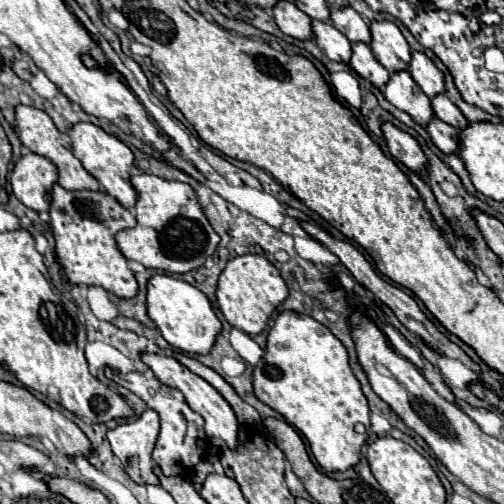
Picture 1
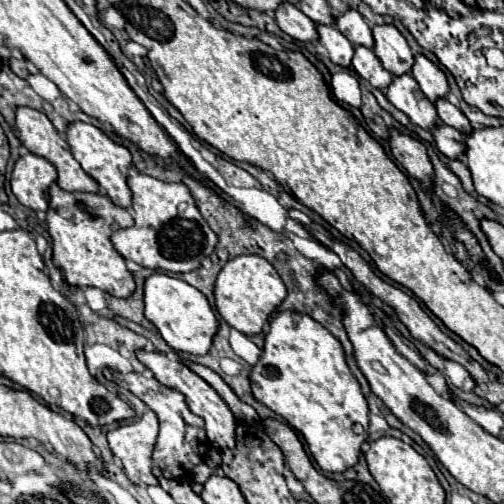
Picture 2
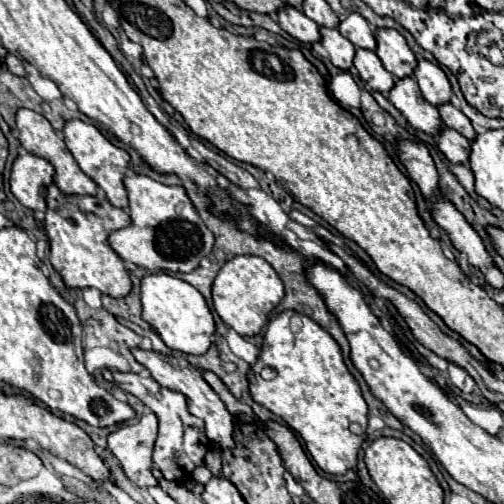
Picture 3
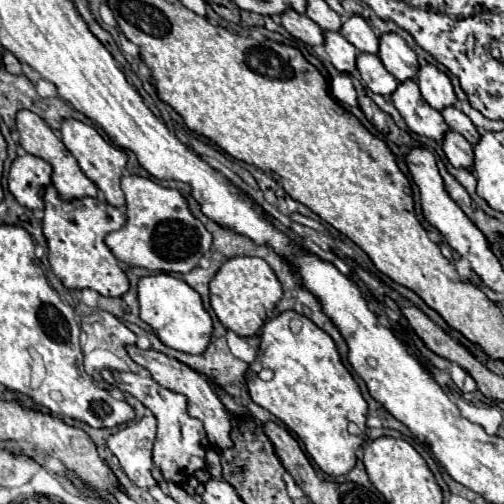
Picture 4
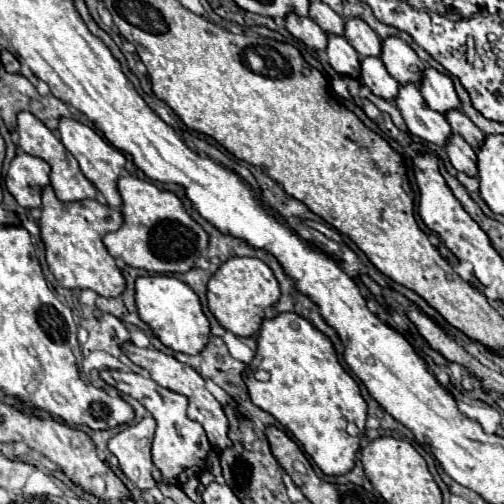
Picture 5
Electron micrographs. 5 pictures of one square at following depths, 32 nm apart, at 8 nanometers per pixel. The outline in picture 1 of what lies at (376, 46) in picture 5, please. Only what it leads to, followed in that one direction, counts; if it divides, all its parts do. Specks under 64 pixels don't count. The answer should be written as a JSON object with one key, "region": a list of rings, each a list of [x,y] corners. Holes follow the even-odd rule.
{"region":[[[330,6],[330,22],[350,40],[350,42],[366,42],[370,44],[370,32],[364,18],[350,6],[334,8]]]}

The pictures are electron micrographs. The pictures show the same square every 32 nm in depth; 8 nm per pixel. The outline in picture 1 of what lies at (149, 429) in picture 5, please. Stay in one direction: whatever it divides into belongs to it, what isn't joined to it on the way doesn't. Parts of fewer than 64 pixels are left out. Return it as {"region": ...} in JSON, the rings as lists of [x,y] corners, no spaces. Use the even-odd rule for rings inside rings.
{"region":[[[146,408],[134,422],[118,424],[108,430],[108,442],[112,452],[124,464],[124,470],[138,484],[160,484],[152,472],[152,450],[158,438],[160,418],[154,410]]]}

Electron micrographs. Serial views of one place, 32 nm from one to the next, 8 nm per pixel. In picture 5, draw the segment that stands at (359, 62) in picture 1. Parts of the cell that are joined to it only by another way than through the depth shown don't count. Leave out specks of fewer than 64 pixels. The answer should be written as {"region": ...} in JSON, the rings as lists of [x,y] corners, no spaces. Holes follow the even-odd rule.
{"region":[[[364,56],[360,58],[360,78],[364,86],[368,86],[376,96],[382,96],[384,100],[392,102],[400,84],[388,74],[382,60],[376,56]]]}

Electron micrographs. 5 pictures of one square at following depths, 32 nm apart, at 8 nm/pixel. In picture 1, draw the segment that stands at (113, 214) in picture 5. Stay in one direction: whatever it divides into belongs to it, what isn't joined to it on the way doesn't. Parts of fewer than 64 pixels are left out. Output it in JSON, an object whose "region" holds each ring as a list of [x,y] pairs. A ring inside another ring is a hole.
{"region":[[[56,184],[52,188],[50,226],[56,238],[56,258],[60,260],[70,284],[100,286],[120,298],[134,298],[138,294],[136,276],[128,268],[128,260],[116,242],[120,230],[136,226],[136,216],[114,196],[100,190],[72,192]]]}

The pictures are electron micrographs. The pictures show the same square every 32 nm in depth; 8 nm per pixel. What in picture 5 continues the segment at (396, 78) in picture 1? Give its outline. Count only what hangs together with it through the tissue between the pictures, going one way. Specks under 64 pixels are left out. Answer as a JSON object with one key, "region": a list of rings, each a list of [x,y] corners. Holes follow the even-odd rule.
{"region":[[[416,84],[400,86],[394,104],[400,110],[410,134],[434,142],[438,146],[446,144],[448,136],[452,134],[452,128],[446,118],[440,116],[440,112],[432,112],[428,104],[424,104],[424,98],[420,96]]]}

